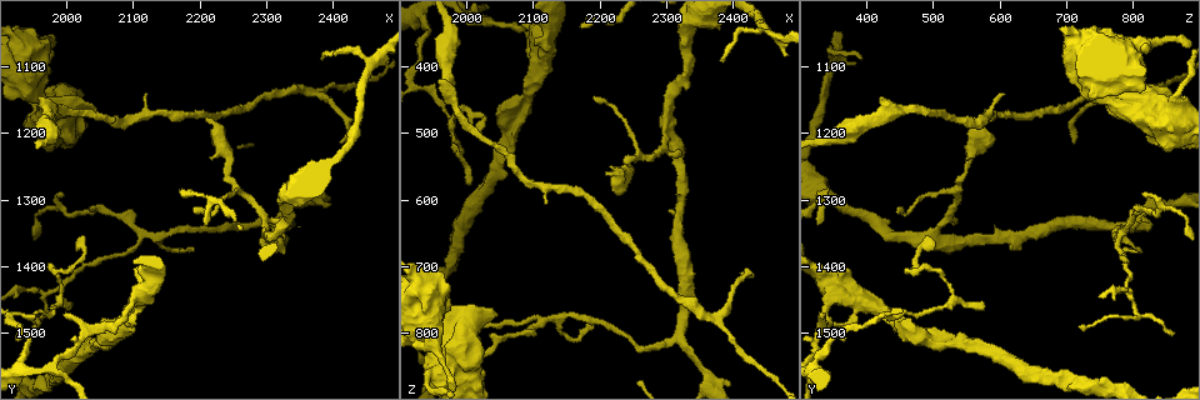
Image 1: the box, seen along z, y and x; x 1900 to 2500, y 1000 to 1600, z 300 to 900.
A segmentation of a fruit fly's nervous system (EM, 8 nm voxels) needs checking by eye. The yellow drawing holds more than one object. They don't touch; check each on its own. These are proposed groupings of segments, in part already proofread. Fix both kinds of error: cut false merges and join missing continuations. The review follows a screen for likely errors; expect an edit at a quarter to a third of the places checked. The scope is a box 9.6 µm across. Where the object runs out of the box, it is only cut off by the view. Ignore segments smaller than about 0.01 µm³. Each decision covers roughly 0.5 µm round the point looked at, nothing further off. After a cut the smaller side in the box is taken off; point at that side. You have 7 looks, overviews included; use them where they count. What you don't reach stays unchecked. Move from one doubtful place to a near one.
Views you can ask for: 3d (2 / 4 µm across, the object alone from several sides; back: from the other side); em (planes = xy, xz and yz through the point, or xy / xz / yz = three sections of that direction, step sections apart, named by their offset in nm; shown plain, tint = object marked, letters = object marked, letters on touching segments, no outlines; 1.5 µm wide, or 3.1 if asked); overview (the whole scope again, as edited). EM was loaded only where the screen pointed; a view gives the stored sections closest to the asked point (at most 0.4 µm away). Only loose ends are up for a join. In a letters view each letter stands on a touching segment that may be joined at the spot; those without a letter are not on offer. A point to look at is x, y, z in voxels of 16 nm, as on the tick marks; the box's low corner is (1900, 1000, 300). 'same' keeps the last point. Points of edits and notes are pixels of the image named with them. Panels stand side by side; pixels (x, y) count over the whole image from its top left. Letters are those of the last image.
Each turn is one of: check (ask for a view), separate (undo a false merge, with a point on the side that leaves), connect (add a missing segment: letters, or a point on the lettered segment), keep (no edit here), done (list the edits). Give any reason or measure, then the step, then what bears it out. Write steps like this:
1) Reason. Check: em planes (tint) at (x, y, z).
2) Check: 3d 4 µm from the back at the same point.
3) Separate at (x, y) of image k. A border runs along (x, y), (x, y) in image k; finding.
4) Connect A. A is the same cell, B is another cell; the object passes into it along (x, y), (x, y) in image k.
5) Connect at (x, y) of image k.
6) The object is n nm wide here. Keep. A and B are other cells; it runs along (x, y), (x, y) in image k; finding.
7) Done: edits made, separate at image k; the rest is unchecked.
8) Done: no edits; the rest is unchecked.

Free end. Check: 3d 4 µm from the back at (1970, 1500, 860).

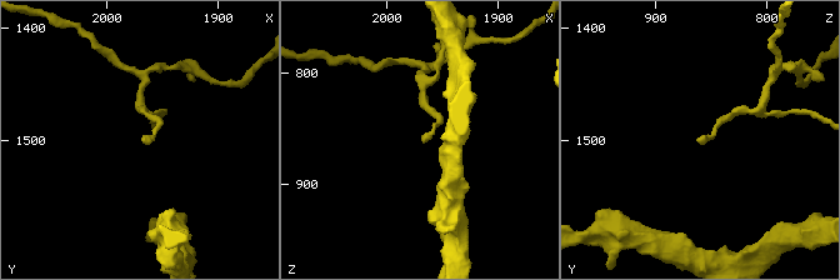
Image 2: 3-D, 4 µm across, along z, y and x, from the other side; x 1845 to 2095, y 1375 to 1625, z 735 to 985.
Check: em yz step 4 (tint) at (1968, 1504, 858).

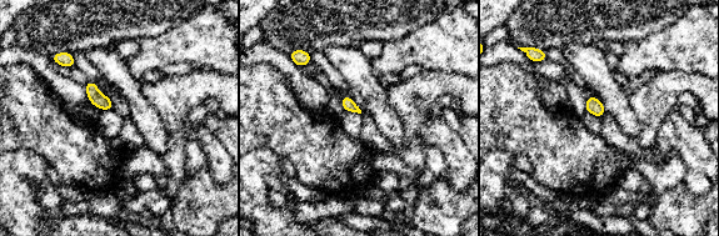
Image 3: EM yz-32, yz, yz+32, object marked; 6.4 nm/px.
Another direction. Check: em planes (letters) at the same point.

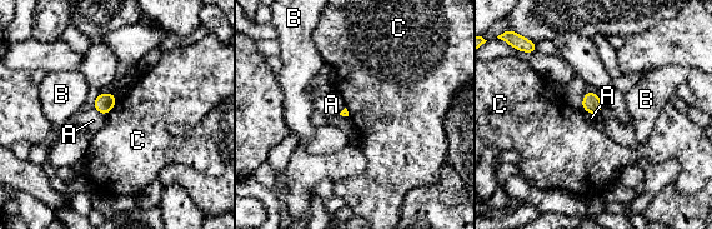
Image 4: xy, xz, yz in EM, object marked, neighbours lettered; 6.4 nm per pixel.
Keep. A, B and C are other cells; a border runs along (118, 100), (105, 115) in image 4; none of them fits.

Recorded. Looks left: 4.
Check: 3d 2 µm from the back at (2215, 1180, 560).

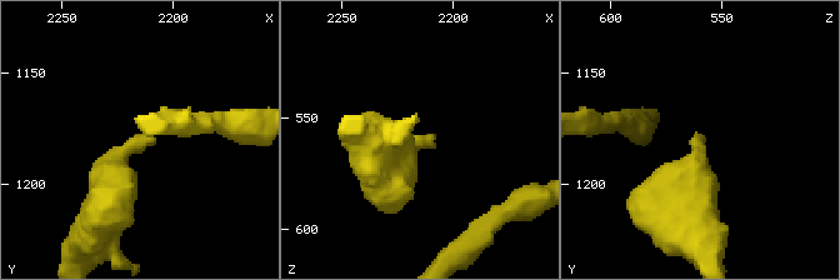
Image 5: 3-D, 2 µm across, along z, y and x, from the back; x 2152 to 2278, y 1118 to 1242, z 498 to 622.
Check: em xz step 4 (tint) at (2210, 1179, 562).

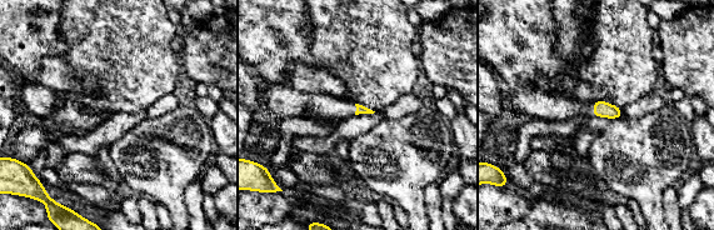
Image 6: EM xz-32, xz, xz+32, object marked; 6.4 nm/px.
Check: em planes (letters) at the same point.

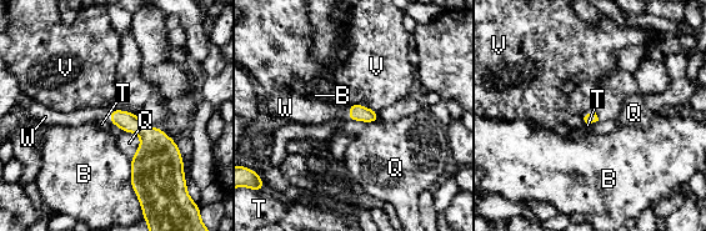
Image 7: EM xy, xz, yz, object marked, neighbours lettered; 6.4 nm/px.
Connect W. W is the same cell, B, Q, T and V are other cells; the object passes into it along (359, 113), (350, 113), (311, 111) in image 7; it goes on there.

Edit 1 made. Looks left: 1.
Tapers out. Check: em planes (letters) at (2170, 1290, 340).

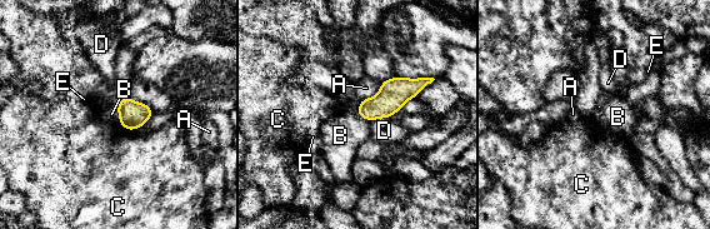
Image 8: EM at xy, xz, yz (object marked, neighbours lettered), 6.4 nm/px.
Connect E. E is the same cell, A, B, C and D are other cells; the object passes into it along (133, 115), (120, 104), (101, 94) in image 8; the neuron continues.

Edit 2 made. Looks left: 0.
Done: edits made, connect at image 7, connect at image 8; the rest is unchecked.

